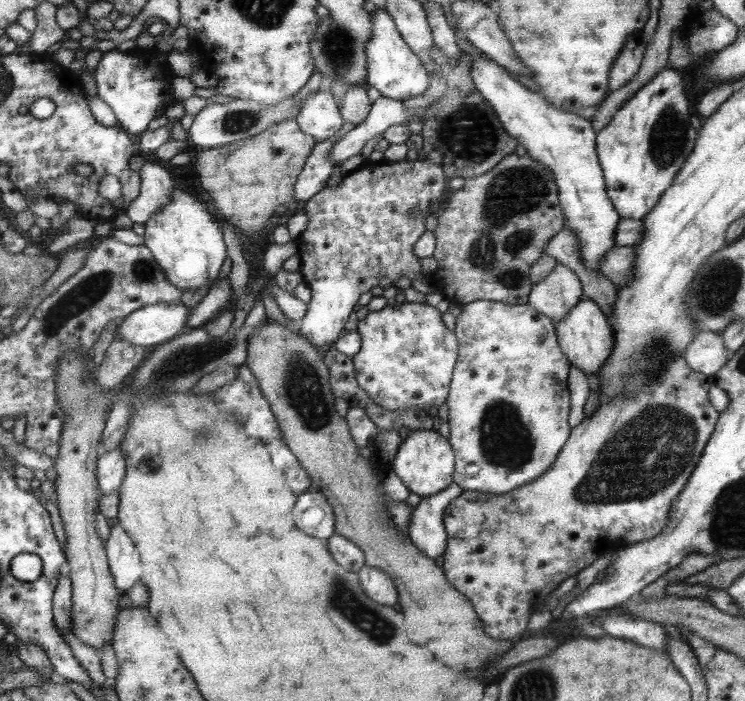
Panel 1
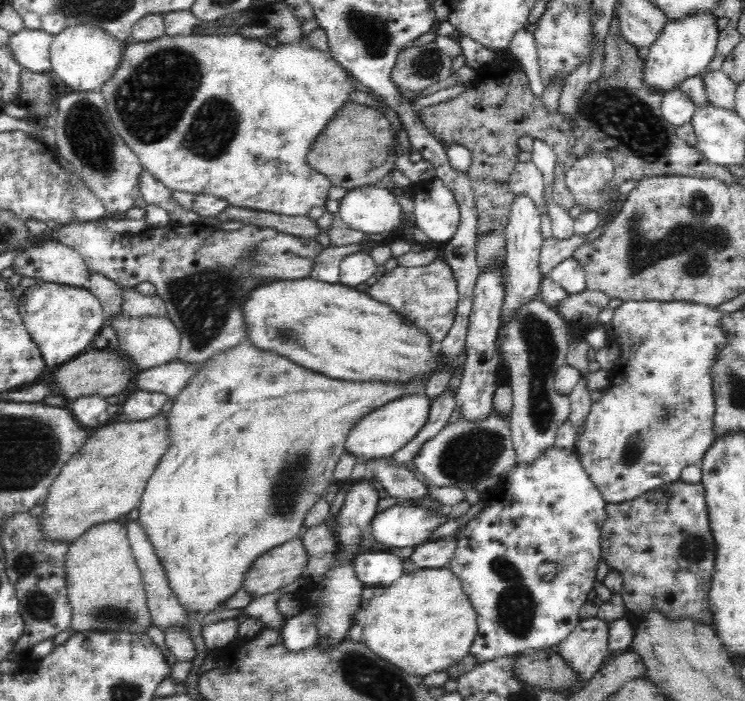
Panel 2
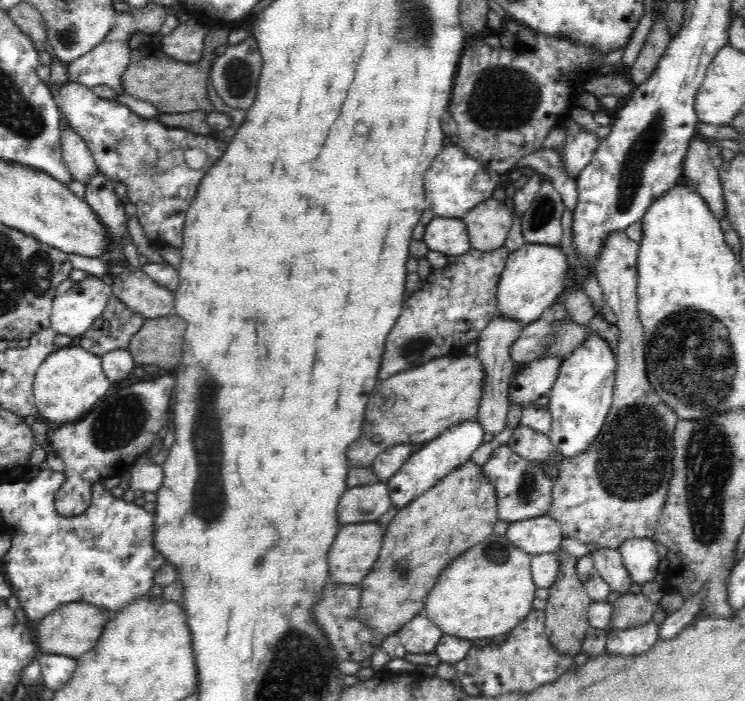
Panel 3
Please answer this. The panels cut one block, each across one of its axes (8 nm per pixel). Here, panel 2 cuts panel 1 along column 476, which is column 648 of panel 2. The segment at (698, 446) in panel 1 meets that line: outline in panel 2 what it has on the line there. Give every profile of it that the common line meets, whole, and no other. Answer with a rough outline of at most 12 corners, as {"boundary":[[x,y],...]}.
{"boundary":[[701,482],[605,504],[629,617],[712,626]]}

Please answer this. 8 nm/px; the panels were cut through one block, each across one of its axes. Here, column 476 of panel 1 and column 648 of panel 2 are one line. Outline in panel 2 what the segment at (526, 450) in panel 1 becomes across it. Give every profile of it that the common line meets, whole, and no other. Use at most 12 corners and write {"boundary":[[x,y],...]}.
{"boundary":[[627,300],[572,449],[610,504],[715,440],[717,307]]}

